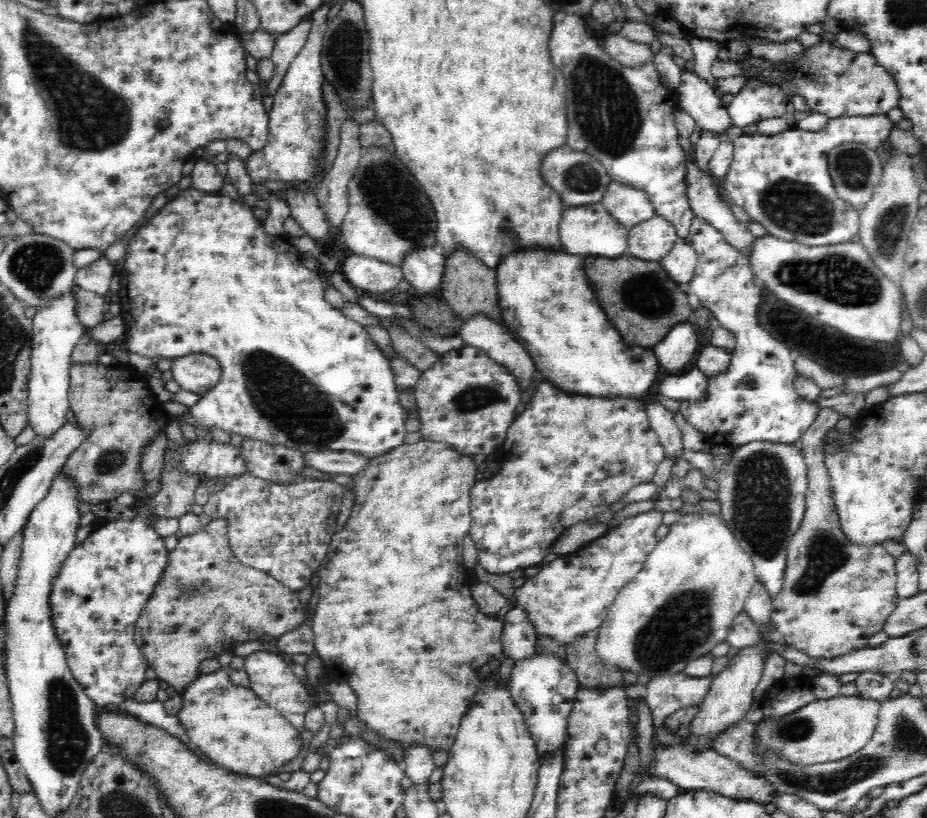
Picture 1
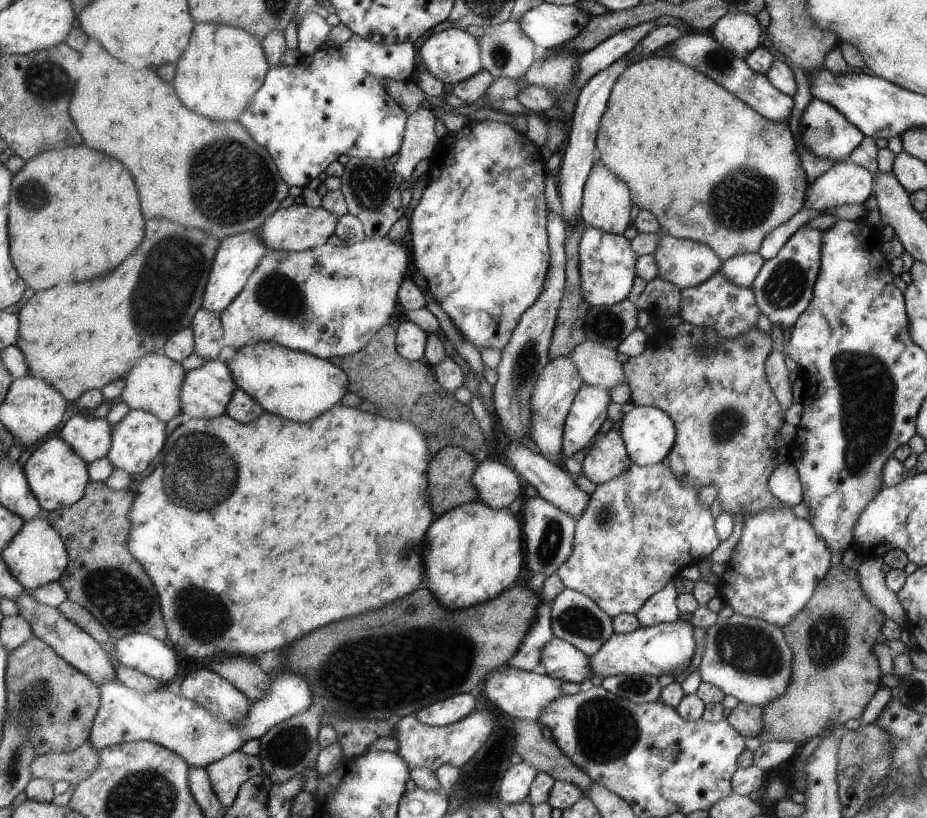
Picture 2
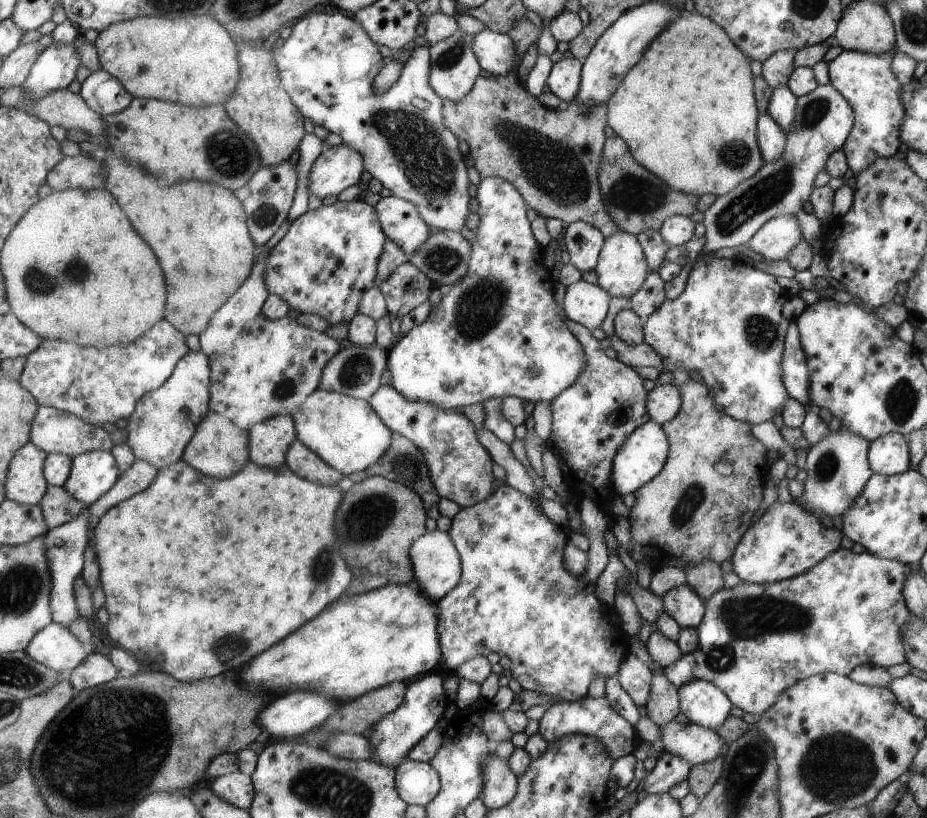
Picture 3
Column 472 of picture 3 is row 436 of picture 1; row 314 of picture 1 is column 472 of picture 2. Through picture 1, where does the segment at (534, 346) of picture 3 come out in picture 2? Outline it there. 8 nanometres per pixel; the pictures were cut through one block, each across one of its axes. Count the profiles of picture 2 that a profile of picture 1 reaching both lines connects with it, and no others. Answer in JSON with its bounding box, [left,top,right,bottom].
[407,121,550,351]

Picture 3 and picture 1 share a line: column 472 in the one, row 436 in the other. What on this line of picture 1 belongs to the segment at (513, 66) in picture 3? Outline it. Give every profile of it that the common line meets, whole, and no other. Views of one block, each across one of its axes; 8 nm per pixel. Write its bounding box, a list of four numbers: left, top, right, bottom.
[27,290,87,437]

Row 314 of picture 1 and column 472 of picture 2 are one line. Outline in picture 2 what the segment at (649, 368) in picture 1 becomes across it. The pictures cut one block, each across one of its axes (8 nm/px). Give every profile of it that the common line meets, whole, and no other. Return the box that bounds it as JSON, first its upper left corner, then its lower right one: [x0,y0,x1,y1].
[423,499,524,610]

